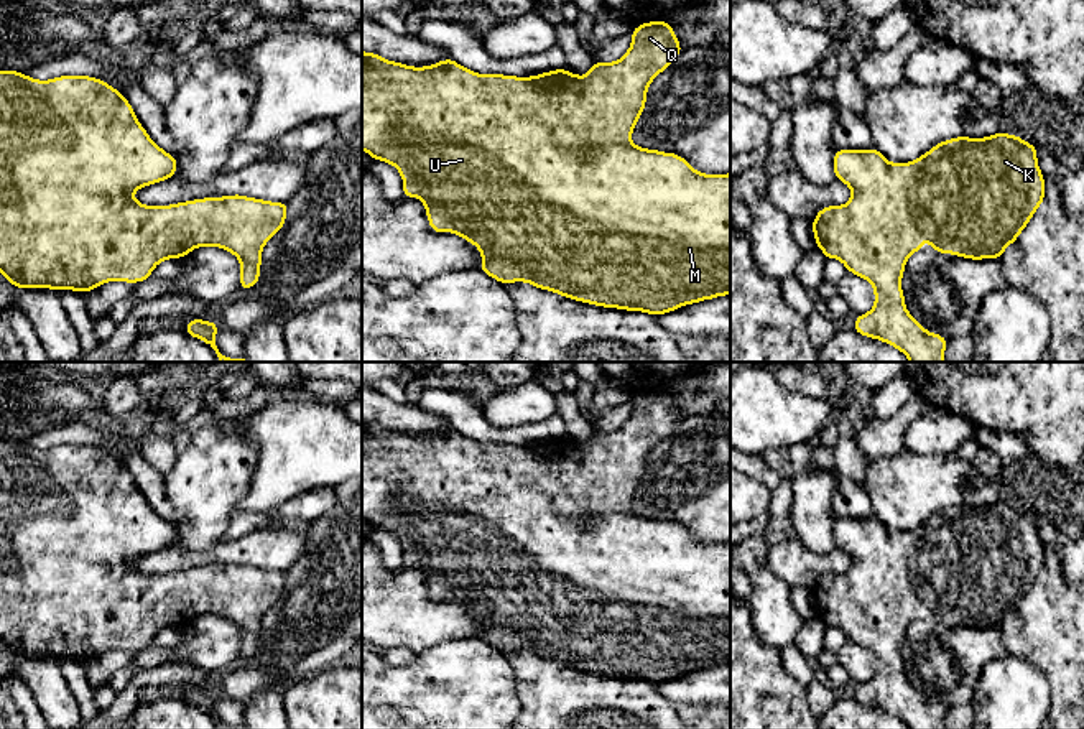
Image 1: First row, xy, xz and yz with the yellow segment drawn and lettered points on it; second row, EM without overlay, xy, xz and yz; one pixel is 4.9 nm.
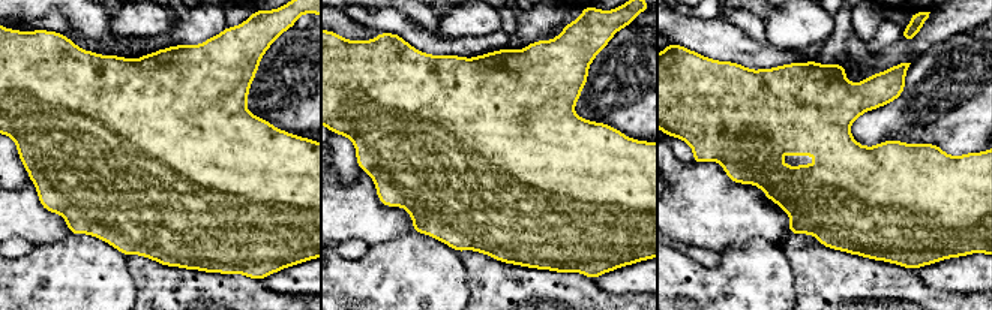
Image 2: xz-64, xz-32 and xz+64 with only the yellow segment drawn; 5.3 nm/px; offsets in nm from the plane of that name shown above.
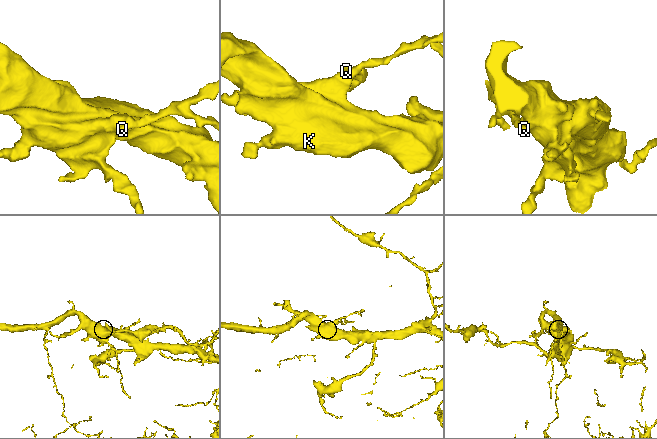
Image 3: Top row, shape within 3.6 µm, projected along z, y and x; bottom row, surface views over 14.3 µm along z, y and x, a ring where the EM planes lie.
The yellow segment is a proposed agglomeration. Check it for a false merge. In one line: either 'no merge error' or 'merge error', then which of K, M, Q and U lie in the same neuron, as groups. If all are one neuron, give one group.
no merge error | K M Q U

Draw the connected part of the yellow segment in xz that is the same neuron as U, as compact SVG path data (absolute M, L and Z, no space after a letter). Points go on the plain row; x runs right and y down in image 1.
M666 390L642 392L632 400L632 415L615 431L597 431L586 444L554 438L530 446L477 443L454 428L413 436L385 430L380 423L362 420L362 518L372 528L393 533L403 546L403 564L419 566L431 597L452 601L474 612L484 627L480 640L500 652L526 650L536 657L604 676L650 681L655 686L679 675L730 663L730 541L697 541L683 525L640 517L630 510L633 495L643 482L651 449L673 433L683 420L674 398Z

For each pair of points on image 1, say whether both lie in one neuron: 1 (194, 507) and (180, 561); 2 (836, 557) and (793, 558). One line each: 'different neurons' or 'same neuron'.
1: different neurons
2: same neuron

